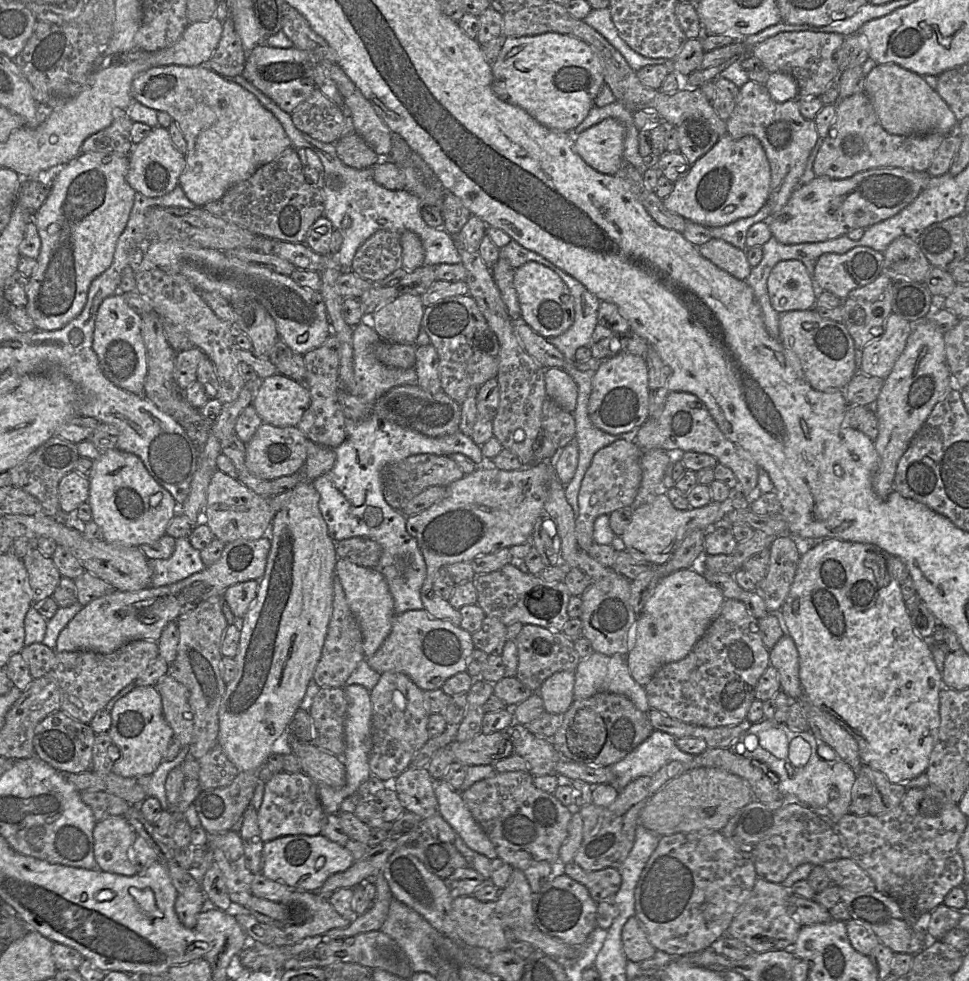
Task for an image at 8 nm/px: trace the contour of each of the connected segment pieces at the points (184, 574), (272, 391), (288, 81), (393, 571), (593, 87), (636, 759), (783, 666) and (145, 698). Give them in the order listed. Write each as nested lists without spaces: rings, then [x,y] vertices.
[[[188,537],[175,539],[175,550],[168,559],[148,559],[148,563],[152,570],[150,587],[154,588],[177,583],[206,568]]]
[[[275,374],[260,380],[252,406],[264,424],[297,426],[311,403],[307,386]]]
[[[266,43],[256,46],[247,56],[241,74],[247,81],[273,100],[284,112],[291,114],[315,90],[315,58],[295,47],[276,48]]]
[[[370,416],[361,421],[346,420],[346,439],[335,448],[335,452],[336,461],[333,468],[313,481],[313,486],[320,495],[318,505],[328,526],[330,537],[335,542],[352,537],[364,537],[380,544],[382,554],[375,568],[384,575],[388,583],[394,600],[395,614],[401,614],[407,610],[424,609],[421,589],[427,573],[426,562],[416,538],[407,531],[406,523],[408,517],[401,511],[391,507],[385,500],[383,470],[388,465],[397,464],[417,454],[450,456],[455,453],[461,453],[480,464],[484,459],[488,459],[484,457],[482,447],[475,443],[471,436],[464,435],[460,430],[451,435],[433,438],[415,430],[402,427],[394,422]]]
[[[555,32],[507,37],[492,72],[492,90],[498,98],[522,108],[541,125],[571,135],[605,85],[596,52],[578,38]]]
[[[654,730],[652,734],[622,760],[610,766],[613,773],[613,781],[610,783],[618,792],[631,781],[656,773],[664,765],[672,761],[688,762],[695,755],[680,750],[676,744],[676,738],[666,732]]]
[[[784,634],[769,653],[770,665],[778,671],[781,691],[791,700],[800,700],[803,697],[803,689],[799,676],[799,656],[794,640],[788,634]]]
[[[155,686],[135,687],[126,696],[119,699],[111,711],[111,726],[107,731],[113,744],[118,749],[111,772],[122,777],[150,776],[164,761],[173,730],[163,716],[162,700]]]

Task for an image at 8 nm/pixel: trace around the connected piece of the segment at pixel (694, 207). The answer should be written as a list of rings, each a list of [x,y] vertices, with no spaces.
[[[727,133],[719,137],[716,144],[691,165],[688,174],[674,183],[671,194],[662,201],[667,210],[682,216],[687,221],[708,228],[720,227],[755,215],[767,203],[770,183],[770,165],[760,141],[754,136],[735,140]]]

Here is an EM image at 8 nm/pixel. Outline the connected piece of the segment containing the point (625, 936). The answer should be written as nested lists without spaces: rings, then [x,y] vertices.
[[[636,916],[630,917],[623,926],[621,939],[627,961],[639,963],[653,957],[656,952]]]

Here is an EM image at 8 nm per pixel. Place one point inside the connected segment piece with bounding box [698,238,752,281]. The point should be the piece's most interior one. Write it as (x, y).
(724, 255)

